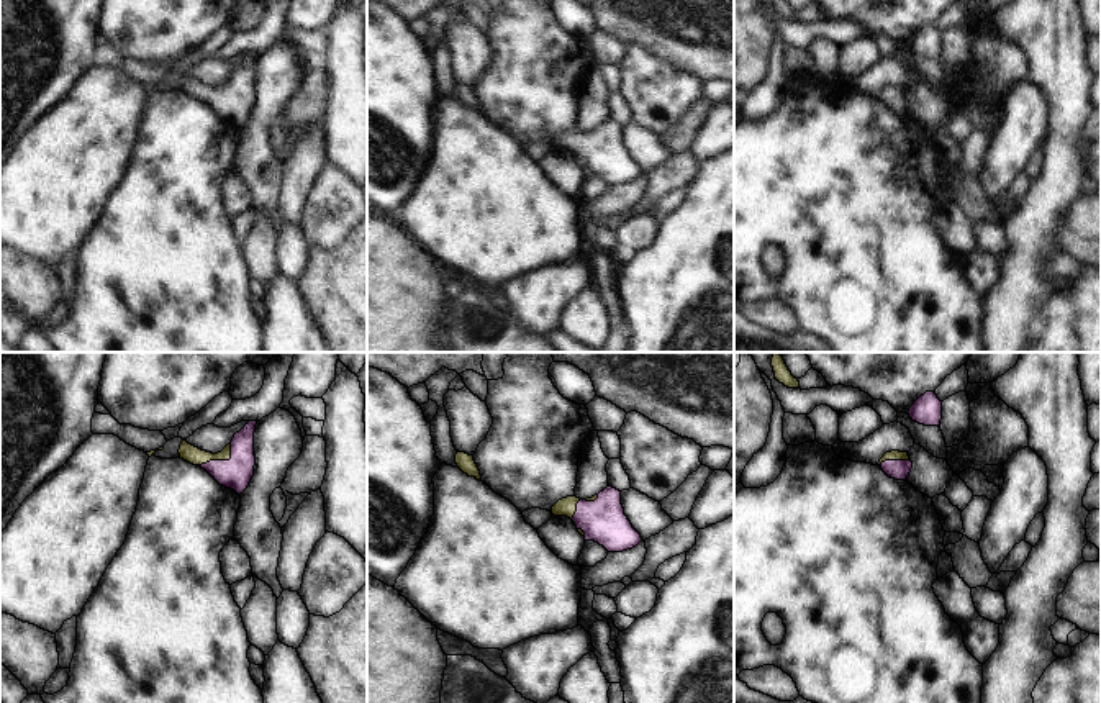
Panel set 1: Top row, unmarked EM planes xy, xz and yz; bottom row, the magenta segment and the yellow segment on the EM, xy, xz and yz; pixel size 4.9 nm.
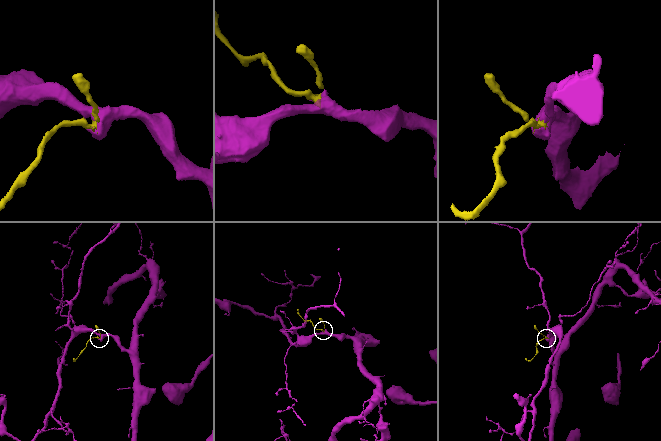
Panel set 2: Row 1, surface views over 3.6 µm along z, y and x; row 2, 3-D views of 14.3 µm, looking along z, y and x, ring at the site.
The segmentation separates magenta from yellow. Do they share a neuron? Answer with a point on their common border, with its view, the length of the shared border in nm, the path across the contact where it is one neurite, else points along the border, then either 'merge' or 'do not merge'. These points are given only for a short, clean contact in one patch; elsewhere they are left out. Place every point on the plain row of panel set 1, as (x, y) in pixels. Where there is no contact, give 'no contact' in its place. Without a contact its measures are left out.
meets magenta in xy at (220, 94); contact 200 nm long; runs through xy (235, 107), (220, 94), (205, 94), (189, 86); merge

